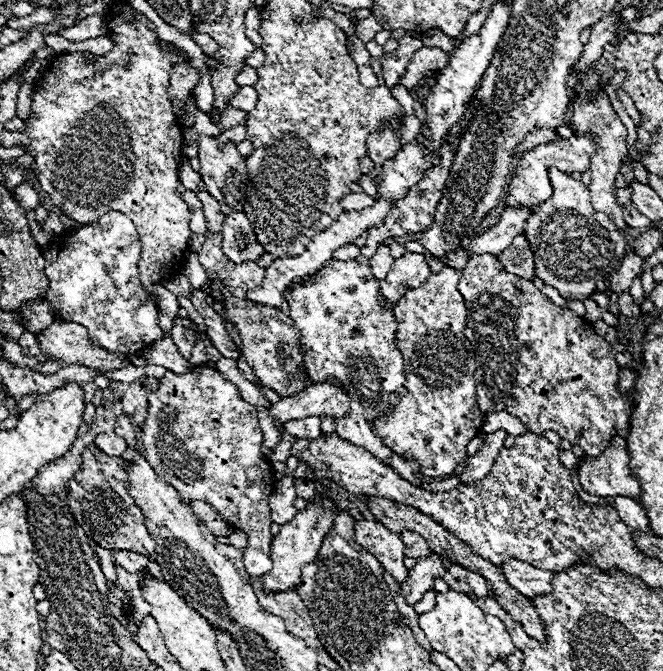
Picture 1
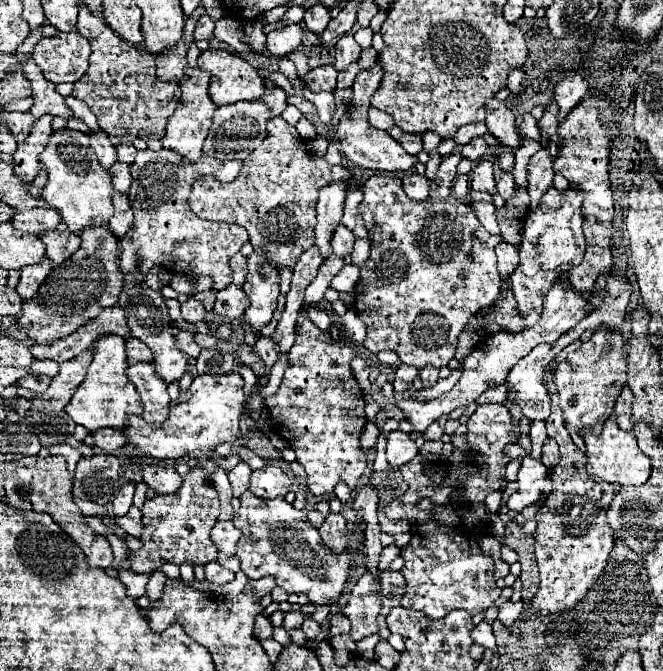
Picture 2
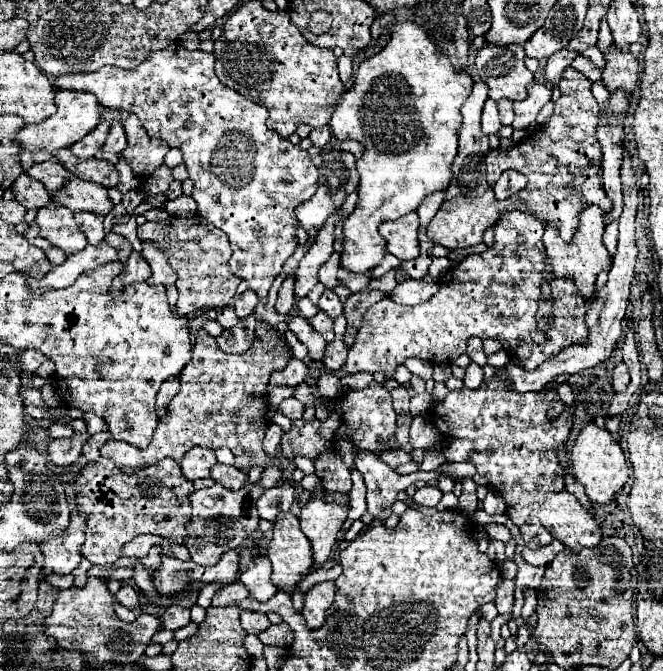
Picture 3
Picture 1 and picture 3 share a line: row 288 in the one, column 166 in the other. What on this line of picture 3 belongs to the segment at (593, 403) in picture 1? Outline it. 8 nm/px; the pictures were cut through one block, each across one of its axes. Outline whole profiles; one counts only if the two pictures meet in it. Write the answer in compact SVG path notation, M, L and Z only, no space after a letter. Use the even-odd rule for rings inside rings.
M110 458L88 462L76 476L76 504L86 516L82 556L92 564L112 564L122 556L124 544L140 534L156 534L184 546L186 522L190 522L188 496L192 492L192 482L182 476L180 464L170 458L136 470L132 476L120 472Z

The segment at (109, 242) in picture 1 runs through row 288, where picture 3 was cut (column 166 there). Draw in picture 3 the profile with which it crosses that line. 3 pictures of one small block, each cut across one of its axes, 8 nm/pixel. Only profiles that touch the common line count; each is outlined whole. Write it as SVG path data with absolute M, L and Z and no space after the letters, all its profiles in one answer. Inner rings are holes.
M174 42L166 50L150 54L138 68L122 70L116 66L104 66L100 68L100 72L92 72L92 74L58 76L54 84L56 88L62 90L90 92L106 108L136 114L146 134L150 134L150 138L158 138L166 142L170 148L182 150L184 164L188 168L190 180L194 182L192 198L198 204L198 214L228 234L232 244L232 258L230 258L232 274L248 280L250 288L258 294L258 298L266 302L274 278L282 272L284 260L298 246L298 238L296 238L298 218L294 216L294 208L306 202L308 198L312 198L312 194L316 192L318 168L312 164L312 158L306 150L294 146L288 140L282 140L276 132L272 132L266 126L268 110L264 106L246 100L242 94L226 88L216 78L214 54L206 54L202 50L190 52L180 42ZM230 130L238 130L238 134L246 134L246 138L254 142L254 174L250 174L250 186L226 186L222 178L214 178L214 174L210 174L210 158L214 158L214 150L218 150L218 138L222 138L222 134L230 134Z

